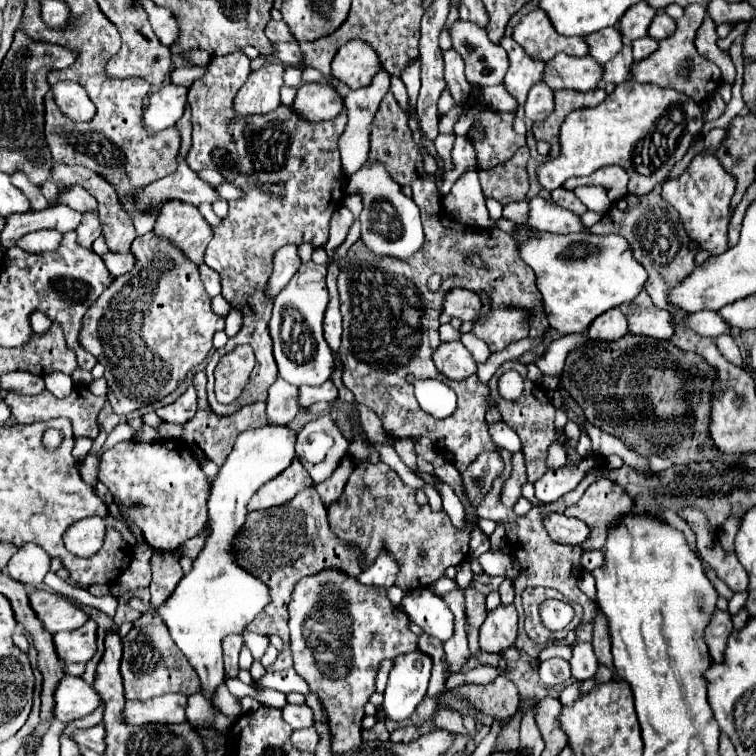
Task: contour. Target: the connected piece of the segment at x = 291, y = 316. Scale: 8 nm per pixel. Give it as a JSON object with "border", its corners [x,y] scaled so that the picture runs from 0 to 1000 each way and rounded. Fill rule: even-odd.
{"border":[[[399,349],[394,362],[381,373],[381,378],[362,394],[362,413],[357,423],[360,450],[362,450],[362,474],[368,481],[370,500],[389,511],[423,511],[437,503],[442,489],[442,468],[426,444],[426,421],[434,405],[434,384],[431,384],[431,352],[421,349]],[[368,418],[373,418],[373,429],[368,431]]]}

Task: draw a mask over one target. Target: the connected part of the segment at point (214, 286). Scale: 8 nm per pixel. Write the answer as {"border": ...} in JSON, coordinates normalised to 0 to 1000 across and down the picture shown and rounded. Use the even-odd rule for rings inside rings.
{"border":[[[272,349],[265,352],[265,368],[267,368],[267,376],[270,376],[270,381],[272,381],[272,386],[275,386],[278,394],[283,394],[283,392],[291,389],[291,368]]]}

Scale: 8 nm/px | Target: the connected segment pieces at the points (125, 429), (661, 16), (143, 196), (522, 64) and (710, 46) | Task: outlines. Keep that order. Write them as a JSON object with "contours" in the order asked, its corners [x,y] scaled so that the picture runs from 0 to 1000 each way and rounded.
{"contours":[[[[160,560],[155,562],[148,571],[143,575],[138,589],[127,603],[132,606],[140,595],[149,593],[153,587],[163,585],[165,582],[175,581],[179,575],[179,570],[168,560]]],[[[873,13],[873,16],[865,21],[865,29],[862,29],[860,37],[857,37],[857,48],[865,50],[865,53],[878,53],[878,50],[884,50],[886,45],[892,45],[892,40],[894,40],[894,29],[892,29],[881,16]]],[[[235,209],[235,225],[230,230],[214,238],[206,238],[190,246],[188,251],[180,251],[175,262],[185,280],[193,280],[196,275],[204,275],[204,272],[214,272],[222,265],[238,265],[257,272],[262,272],[265,267],[280,270],[291,265],[283,246],[265,238],[262,230],[246,220],[243,209]]],[[[667,48],[664,56],[661,56],[661,61],[672,69],[672,77],[675,77],[675,90],[669,95],[667,114],[683,130],[685,140],[690,140],[693,132],[696,132],[698,119],[709,108],[717,106],[720,82],[696,74],[696,69],[690,66],[690,61],[685,61],[675,48]]],[[[937,24],[931,26],[929,37],[926,37],[926,45],[921,50],[921,63],[929,74],[934,74],[939,82],[950,85],[952,93],[955,93],[955,103],[968,111],[971,108],[971,85],[966,79],[966,71],[963,69],[955,69],[950,61],[947,61],[947,53],[950,53],[950,45],[947,45],[947,32]]]]}

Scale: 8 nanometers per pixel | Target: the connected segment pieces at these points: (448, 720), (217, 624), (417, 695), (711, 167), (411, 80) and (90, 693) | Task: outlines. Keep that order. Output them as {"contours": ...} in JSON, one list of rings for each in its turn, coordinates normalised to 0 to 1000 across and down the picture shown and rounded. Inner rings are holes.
{"contours":[[[[582,935],[581,939],[574,944],[574,955],[579,963],[591,964],[595,968],[614,972],[619,978],[619,996],[619,992],[622,992],[622,981],[624,981],[624,979],[620,968],[614,962],[611,948],[608,944],[606,944],[606,942]]],[[[349,563],[339,569],[325,569],[315,577],[310,595],[288,622],[280,635],[275,656],[275,698],[278,706],[257,751],[243,759],[228,788],[209,802],[204,810],[220,823],[233,854],[243,862],[267,902],[267,918],[278,923],[283,913],[296,902],[296,876],[294,876],[294,847],[302,839],[316,839],[328,854],[336,872],[344,873],[357,849],[353,841],[325,836],[325,828],[354,802],[357,786],[354,775],[323,754],[310,735],[310,712],[325,690],[325,667],[336,651],[368,630],[384,616],[389,606],[392,577],[378,563]]],[[[556,860],[521,870],[521,881],[516,886],[513,907],[508,915],[511,952],[529,958],[545,947],[545,942],[563,921],[569,889],[571,870]]],[[[923,204],[905,230],[876,246],[876,259],[899,280],[907,310],[923,320],[929,331],[955,336],[963,328],[963,294],[966,294],[966,262],[971,257],[971,235],[958,228],[944,204]]],[[[553,79],[542,82],[542,87],[537,87],[537,93],[532,95],[532,108],[540,116],[542,138],[550,140],[550,127],[553,127],[553,119],[556,119],[556,82]]],[[[82,894],[71,915],[71,952],[103,952],[127,939],[132,921],[108,897]]]]}

